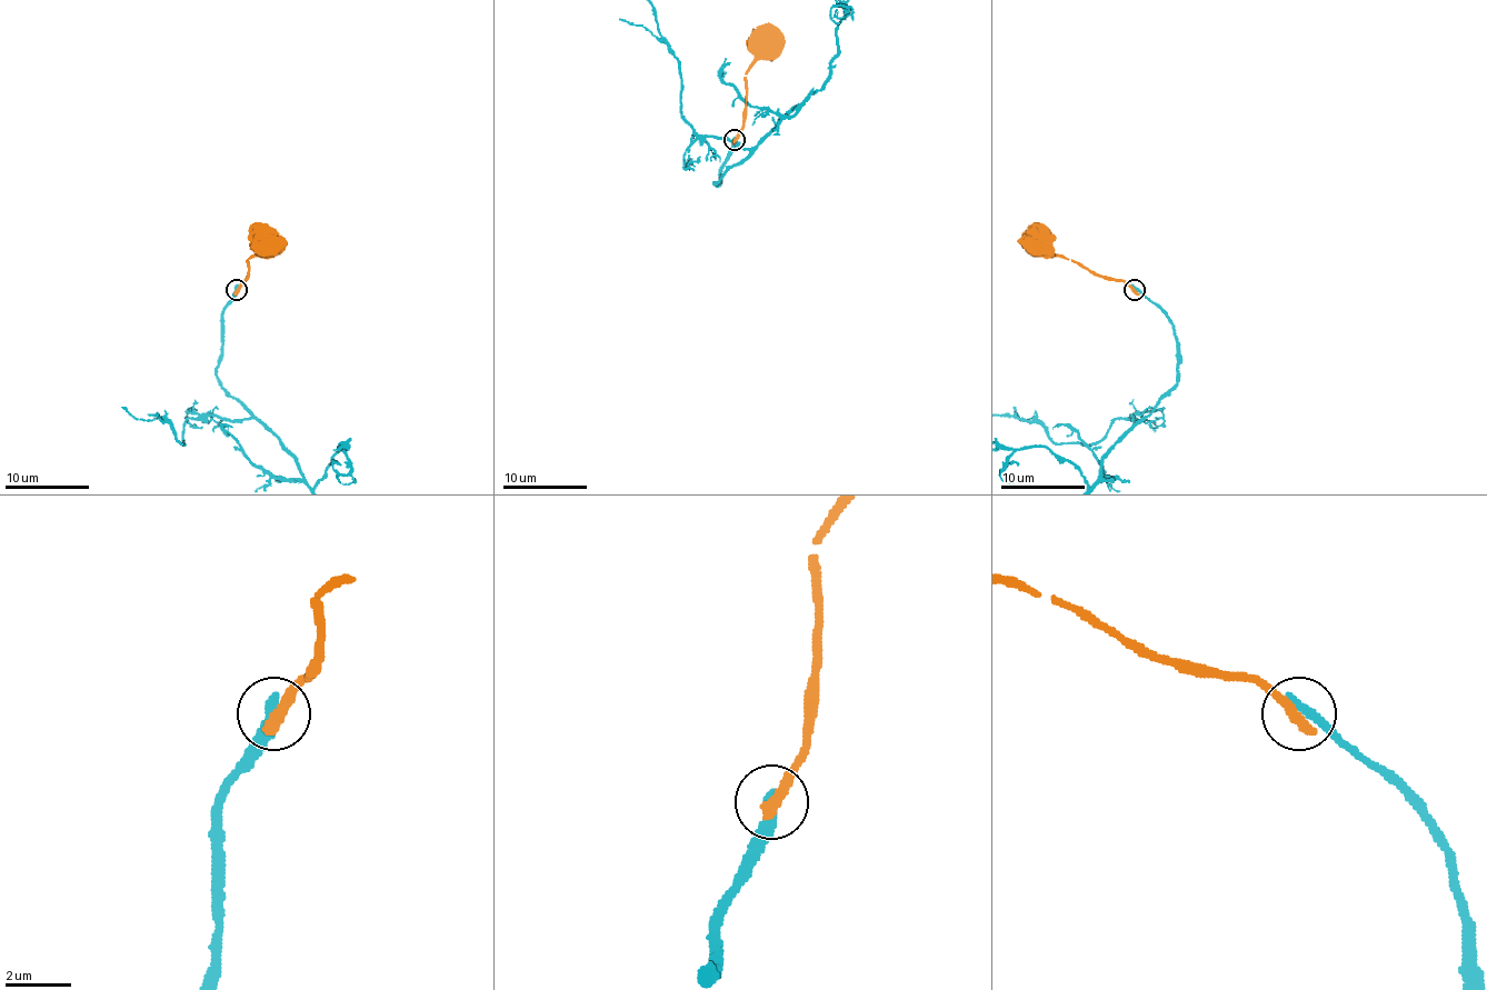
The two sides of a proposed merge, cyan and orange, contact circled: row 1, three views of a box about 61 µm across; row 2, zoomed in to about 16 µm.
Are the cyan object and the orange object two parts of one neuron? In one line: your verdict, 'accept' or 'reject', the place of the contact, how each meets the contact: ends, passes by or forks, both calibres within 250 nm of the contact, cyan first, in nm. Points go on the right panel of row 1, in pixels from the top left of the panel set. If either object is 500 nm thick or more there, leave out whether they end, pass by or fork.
reject | (1135, 289) | cyan ends | orange ends | 400/420 nm

